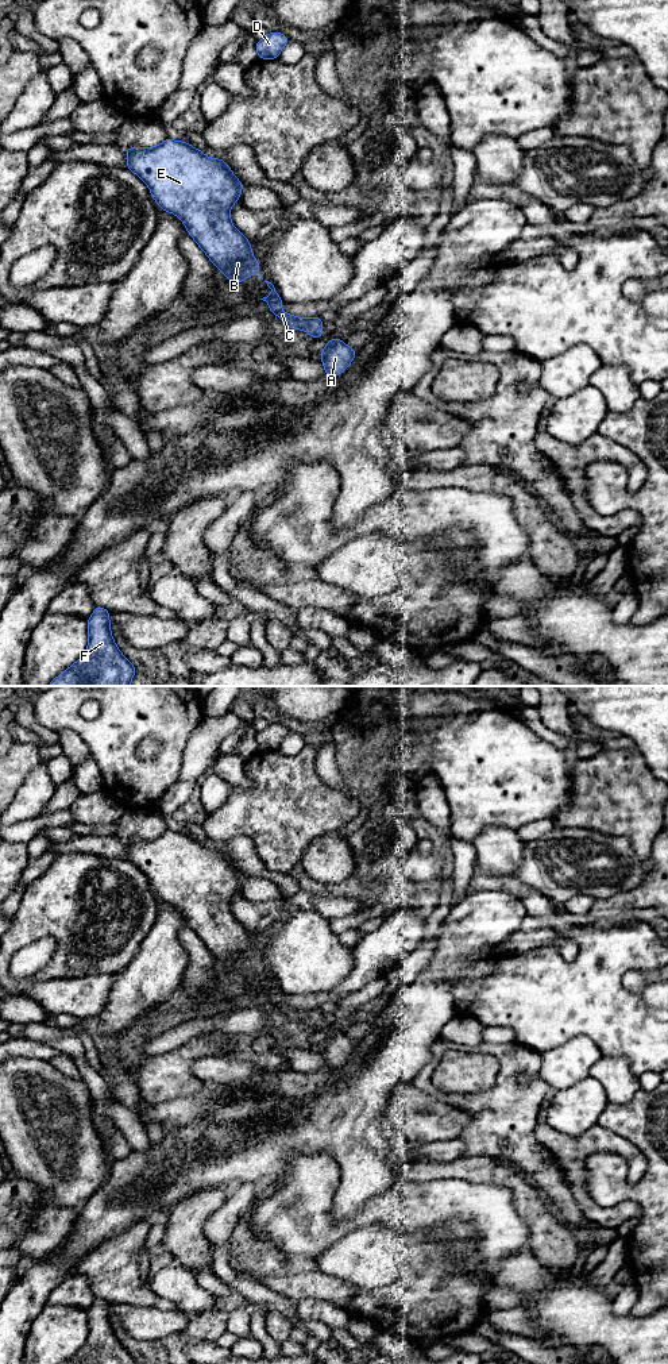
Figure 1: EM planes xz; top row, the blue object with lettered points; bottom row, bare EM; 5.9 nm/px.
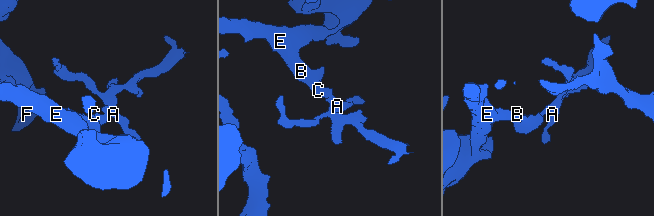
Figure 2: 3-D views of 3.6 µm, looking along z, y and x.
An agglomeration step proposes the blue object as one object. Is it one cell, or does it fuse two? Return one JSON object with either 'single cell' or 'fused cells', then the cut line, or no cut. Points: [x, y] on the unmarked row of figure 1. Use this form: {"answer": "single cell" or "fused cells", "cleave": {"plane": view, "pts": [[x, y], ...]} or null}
{"answer": "single cell", "cleave": null}

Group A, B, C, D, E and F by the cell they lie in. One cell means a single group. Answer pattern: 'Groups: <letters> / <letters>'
Groups: A B C D E F

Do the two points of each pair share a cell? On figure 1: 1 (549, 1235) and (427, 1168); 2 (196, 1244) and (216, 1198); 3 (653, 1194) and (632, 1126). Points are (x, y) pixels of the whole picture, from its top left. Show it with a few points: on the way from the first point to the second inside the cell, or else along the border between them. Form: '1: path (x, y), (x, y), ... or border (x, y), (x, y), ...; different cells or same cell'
1: path (529, 1201), (504, 1174), (491, 1170), (460, 1170); same cell
2: path (196, 1233), (196, 1218), (205, 1209); same cell
3: path (653, 1178), (653, 1152), (647, 1143); same cell

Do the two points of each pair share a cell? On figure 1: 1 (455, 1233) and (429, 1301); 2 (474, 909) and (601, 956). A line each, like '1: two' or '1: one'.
1: one
2: two

